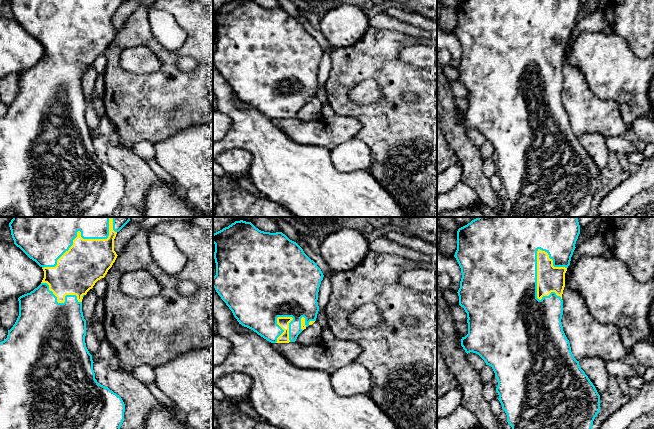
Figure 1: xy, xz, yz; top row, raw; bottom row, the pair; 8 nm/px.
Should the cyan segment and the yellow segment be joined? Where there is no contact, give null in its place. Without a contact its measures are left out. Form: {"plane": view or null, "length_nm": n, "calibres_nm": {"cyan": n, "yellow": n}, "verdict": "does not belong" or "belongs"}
{"plane": "yz", "length_nm": 460, "calibres_nm": {"cyan": 500, "yellow": 200}, "verdict": "belongs"}

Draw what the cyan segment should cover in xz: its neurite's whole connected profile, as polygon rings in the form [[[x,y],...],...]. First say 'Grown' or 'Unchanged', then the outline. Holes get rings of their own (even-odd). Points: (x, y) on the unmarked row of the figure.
Grown. [[[231,0],[213,10],[213,19],[216,39],[213,63],[239,100],[271,119],[289,119],[295,118],[298,111],[316,97],[318,68],[324,51],[296,18],[282,8],[264,8],[253,0]]]

